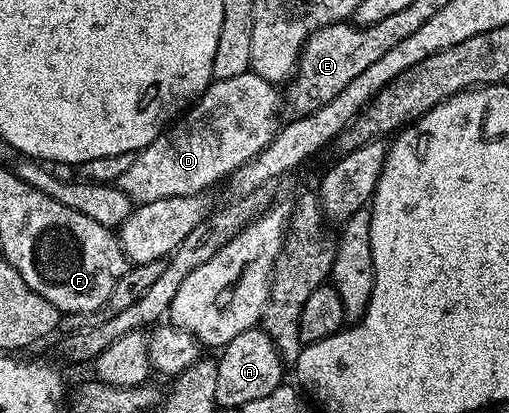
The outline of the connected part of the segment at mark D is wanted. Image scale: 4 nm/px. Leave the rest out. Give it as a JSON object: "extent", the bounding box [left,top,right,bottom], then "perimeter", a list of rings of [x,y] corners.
{"extent":[117,71,281,203],"perimeter":[[[250,71],[242,73],[241,75],[233,75],[233,79],[221,79],[220,81],[212,80],[211,86],[203,92],[198,101],[194,102],[182,116],[170,122],[167,128],[157,135],[157,139],[153,139],[153,143],[149,143],[144,149],[139,150],[139,152],[135,154],[133,167],[129,167],[129,171],[125,171],[125,175],[121,175],[121,179],[117,182],[119,189],[125,191],[125,195],[129,195],[132,202],[153,203],[157,199],[173,199],[181,195],[203,193],[207,191],[210,185],[215,184],[219,180],[222,182],[225,178],[228,178],[235,169],[241,167],[246,161],[252,160],[259,152],[266,148],[278,132],[281,126],[281,119],[279,119],[279,101],[281,105],[281,93],[280,90],[278,93],[275,89],[278,88],[276,88],[272,82],[261,79],[261,75],[257,75]]]}

